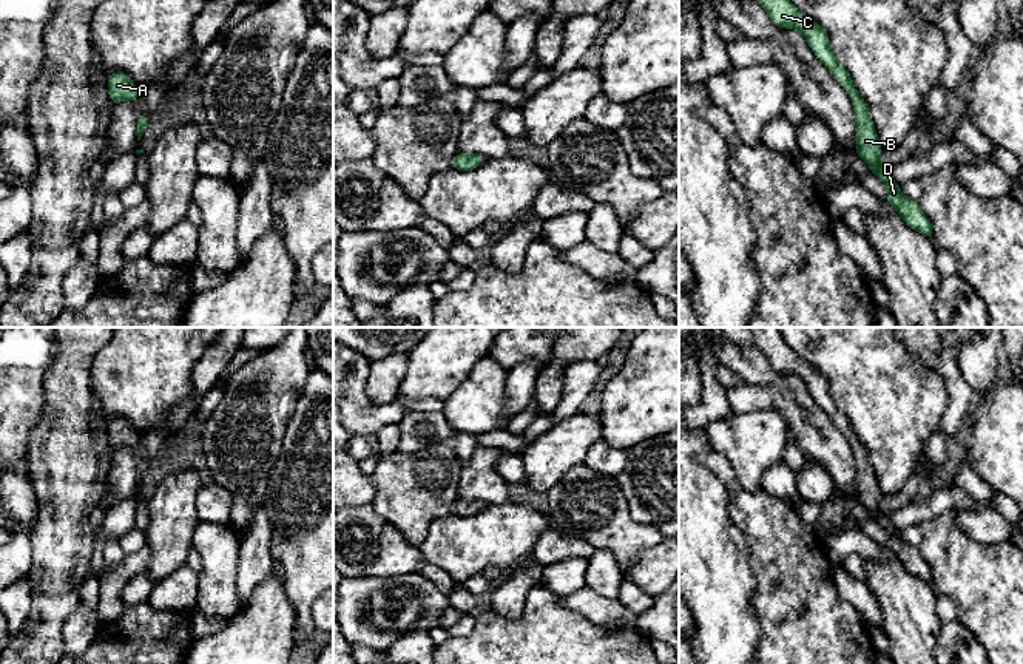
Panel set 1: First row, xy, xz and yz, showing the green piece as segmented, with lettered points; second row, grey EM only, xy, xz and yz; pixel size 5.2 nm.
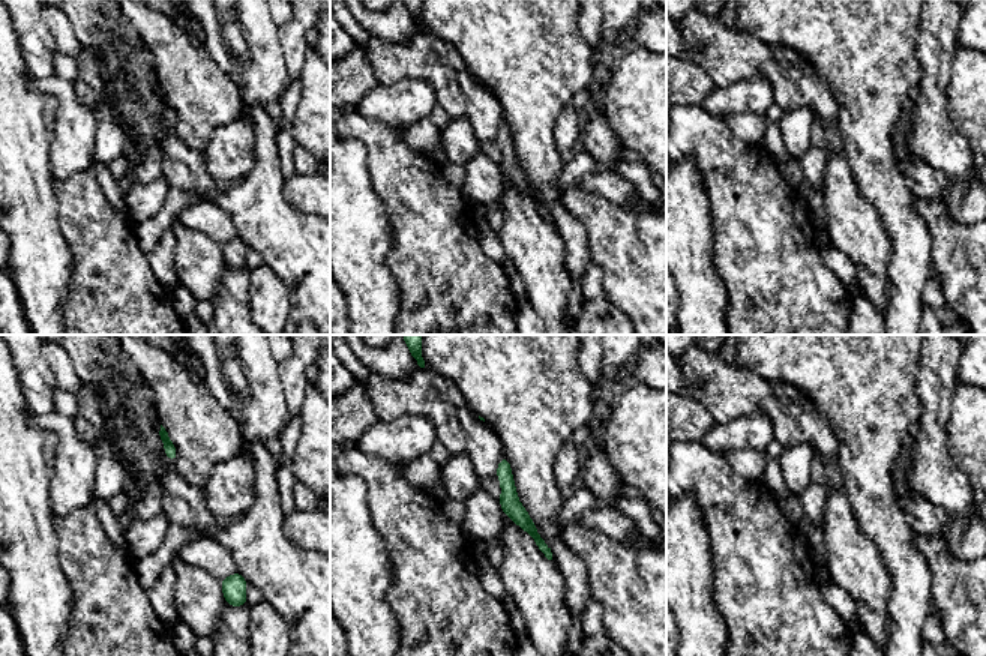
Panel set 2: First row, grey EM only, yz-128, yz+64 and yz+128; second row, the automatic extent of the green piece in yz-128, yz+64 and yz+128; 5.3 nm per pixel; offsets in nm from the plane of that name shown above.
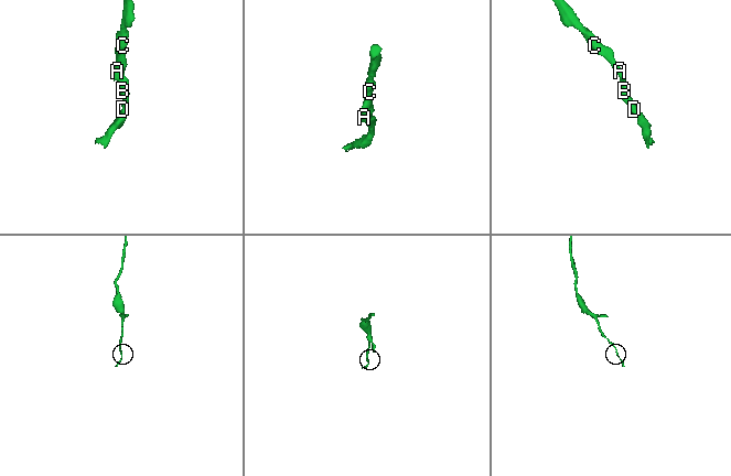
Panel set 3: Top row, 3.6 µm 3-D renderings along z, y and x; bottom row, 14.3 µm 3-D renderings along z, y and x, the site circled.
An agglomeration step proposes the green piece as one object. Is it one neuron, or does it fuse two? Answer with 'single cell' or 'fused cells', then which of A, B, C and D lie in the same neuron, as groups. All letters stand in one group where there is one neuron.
single cell; A B C D

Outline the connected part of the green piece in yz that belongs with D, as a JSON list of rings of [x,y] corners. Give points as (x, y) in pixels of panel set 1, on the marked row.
[[[758,0],[770,15],[770,20],[781,28],[799,31],[809,42],[816,57],[829,68],[832,76],[847,90],[853,102],[856,124],[856,154],[872,167],[872,173],[889,188],[884,198],[896,213],[904,219],[907,227],[934,239],[930,221],[926,218],[918,204],[900,191],[898,184],[889,173],[890,165],[884,165],[881,145],[869,114],[869,107],[852,83],[849,71],[839,65],[829,43],[827,31],[799,12],[788,0]]]

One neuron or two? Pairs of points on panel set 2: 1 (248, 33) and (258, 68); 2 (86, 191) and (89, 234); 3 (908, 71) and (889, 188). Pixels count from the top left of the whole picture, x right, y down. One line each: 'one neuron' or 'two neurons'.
1: one neuron
2: one neuron
3: one neuron

